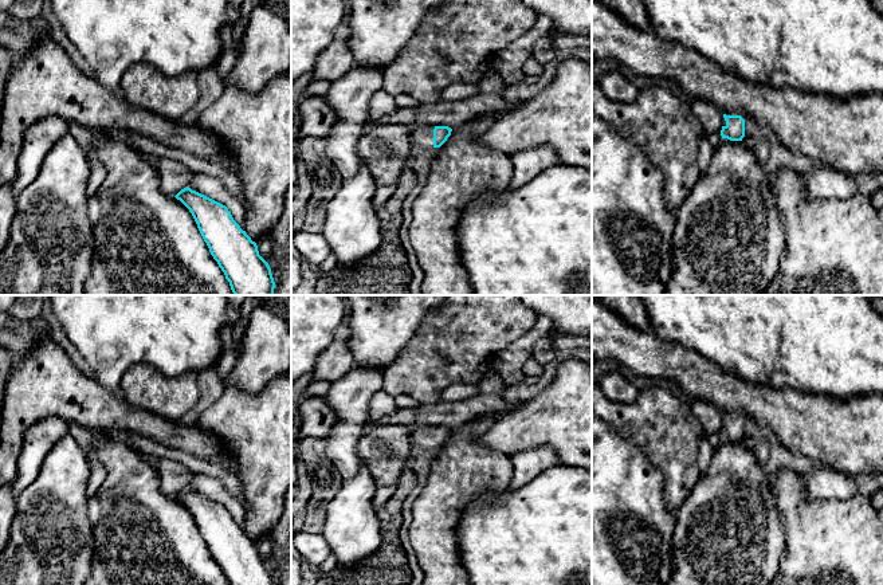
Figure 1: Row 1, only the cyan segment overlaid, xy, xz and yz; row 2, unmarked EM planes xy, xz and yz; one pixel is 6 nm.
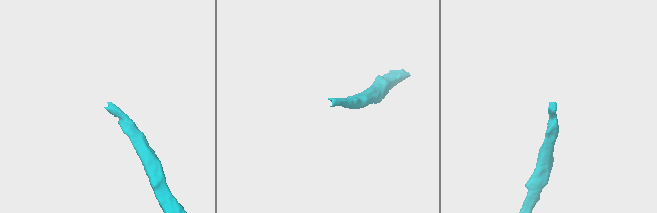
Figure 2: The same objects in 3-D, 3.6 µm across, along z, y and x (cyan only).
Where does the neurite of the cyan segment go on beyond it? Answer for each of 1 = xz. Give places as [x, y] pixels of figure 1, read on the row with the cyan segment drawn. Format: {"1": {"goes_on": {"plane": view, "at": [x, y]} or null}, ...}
{"1": {"goes_on": {"plane": "xz", "at": [422, 138]}}}

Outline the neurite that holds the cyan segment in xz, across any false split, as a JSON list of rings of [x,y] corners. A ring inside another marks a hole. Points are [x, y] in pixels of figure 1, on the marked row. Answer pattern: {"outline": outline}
{"outline": [[[423,126],[412,131],[412,144],[416,152],[440,148],[451,136],[448,126]]]}

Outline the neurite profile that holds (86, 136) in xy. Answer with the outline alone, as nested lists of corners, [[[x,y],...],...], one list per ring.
[[[68,122],[68,133],[81,144],[90,165],[91,176],[87,181],[87,197],[90,199],[106,177],[105,168],[93,156],[93,146],[98,138],[111,136],[113,131],[107,130],[102,133],[98,129],[85,126],[79,122]]]

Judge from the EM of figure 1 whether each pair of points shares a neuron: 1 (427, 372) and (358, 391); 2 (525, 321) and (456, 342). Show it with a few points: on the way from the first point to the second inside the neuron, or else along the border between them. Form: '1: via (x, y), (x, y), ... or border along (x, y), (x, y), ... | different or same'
1: border along (384, 372), (381, 388) | different
2: via (507, 321), (478, 321), (474, 325) | same

